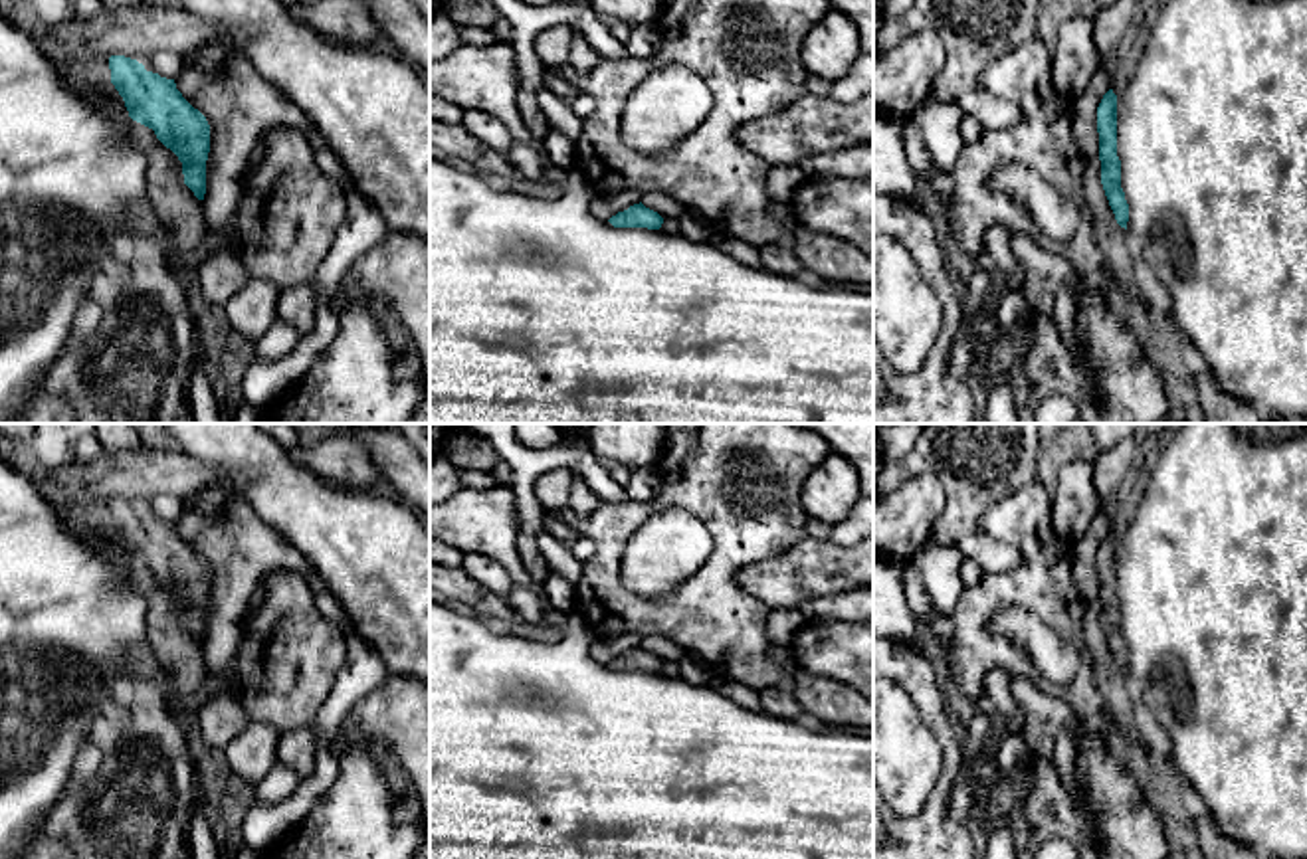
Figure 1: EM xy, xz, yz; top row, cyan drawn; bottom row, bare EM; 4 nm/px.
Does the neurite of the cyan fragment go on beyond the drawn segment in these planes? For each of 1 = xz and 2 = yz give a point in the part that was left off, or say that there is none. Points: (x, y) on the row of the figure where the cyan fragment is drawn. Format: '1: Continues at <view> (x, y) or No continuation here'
1: Continues at xz (604, 206)
2: Continues at yz (1113, 240)

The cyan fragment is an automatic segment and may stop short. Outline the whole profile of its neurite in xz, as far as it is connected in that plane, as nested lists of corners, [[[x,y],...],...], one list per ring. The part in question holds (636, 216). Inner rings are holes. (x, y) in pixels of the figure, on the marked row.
[[[636,190],[598,194],[590,208],[598,220],[610,222],[614,228],[659,230],[663,224],[657,212],[642,204],[642,194]]]

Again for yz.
[[[1109,89],[1097,107],[1099,156],[1083,170],[1085,204],[1093,216],[1093,230],[1107,267],[1125,289],[1143,303],[1133,265],[1133,245],[1127,236],[1129,204],[1121,188],[1121,160],[1117,156],[1117,95]]]

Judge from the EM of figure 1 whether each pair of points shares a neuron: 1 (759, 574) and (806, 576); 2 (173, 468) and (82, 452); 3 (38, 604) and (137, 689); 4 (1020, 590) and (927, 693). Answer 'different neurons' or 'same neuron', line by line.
1: same neuron
2: different neurons
3: different neurons
4: different neurons

